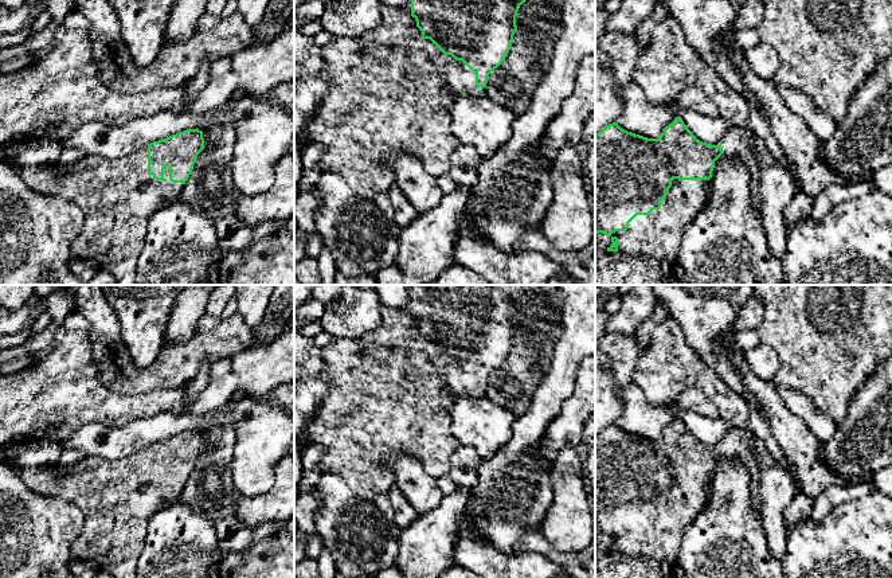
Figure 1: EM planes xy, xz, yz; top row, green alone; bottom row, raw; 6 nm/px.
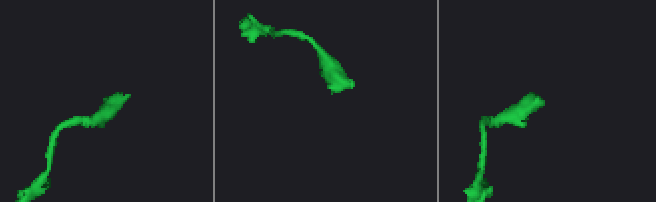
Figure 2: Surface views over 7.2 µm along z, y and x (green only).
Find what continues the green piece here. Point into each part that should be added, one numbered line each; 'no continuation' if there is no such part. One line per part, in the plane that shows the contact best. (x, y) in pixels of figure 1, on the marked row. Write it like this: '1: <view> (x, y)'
1: yz (658, 235)

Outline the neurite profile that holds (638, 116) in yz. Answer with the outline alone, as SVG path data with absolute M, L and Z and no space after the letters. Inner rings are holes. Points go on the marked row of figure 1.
M633 81L619 90L619 98L623 108L615 122L627 132L658 138L676 118L676 104L650 104L643 90Z

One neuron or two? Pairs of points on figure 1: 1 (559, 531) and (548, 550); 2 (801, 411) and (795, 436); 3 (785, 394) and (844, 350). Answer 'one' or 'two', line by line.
1: two
2: two
3: two

